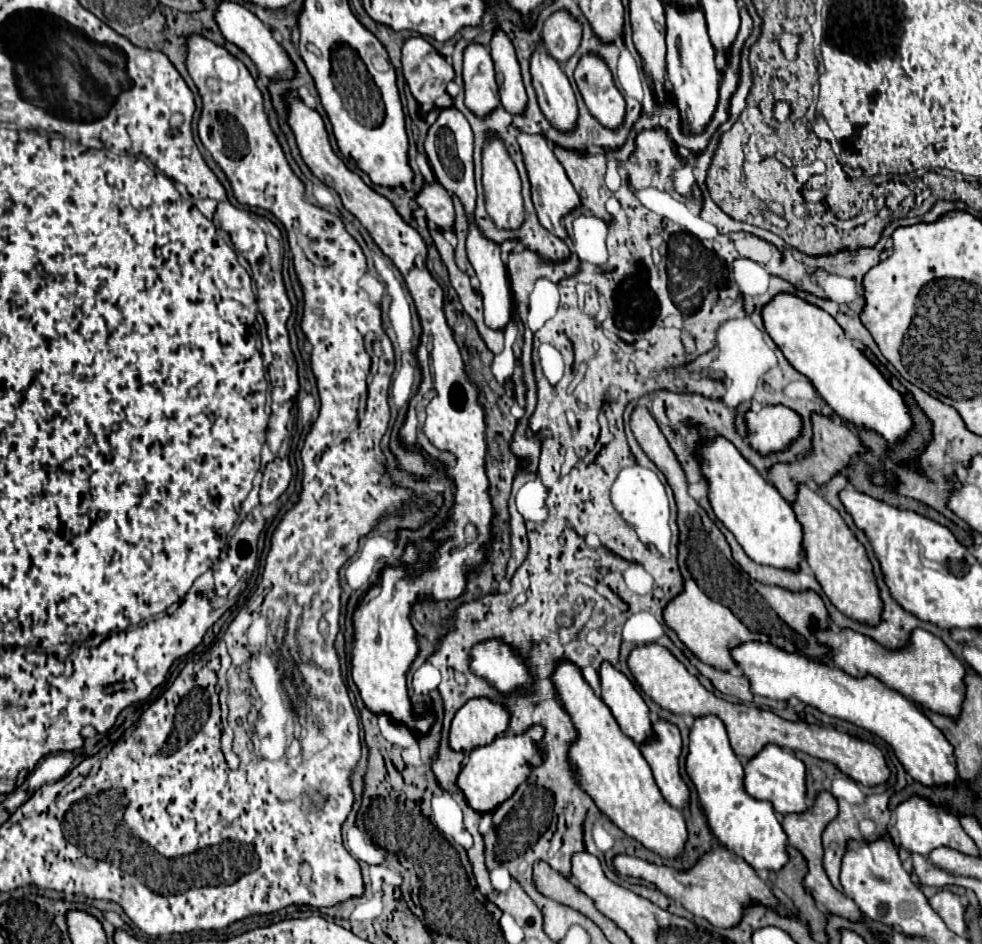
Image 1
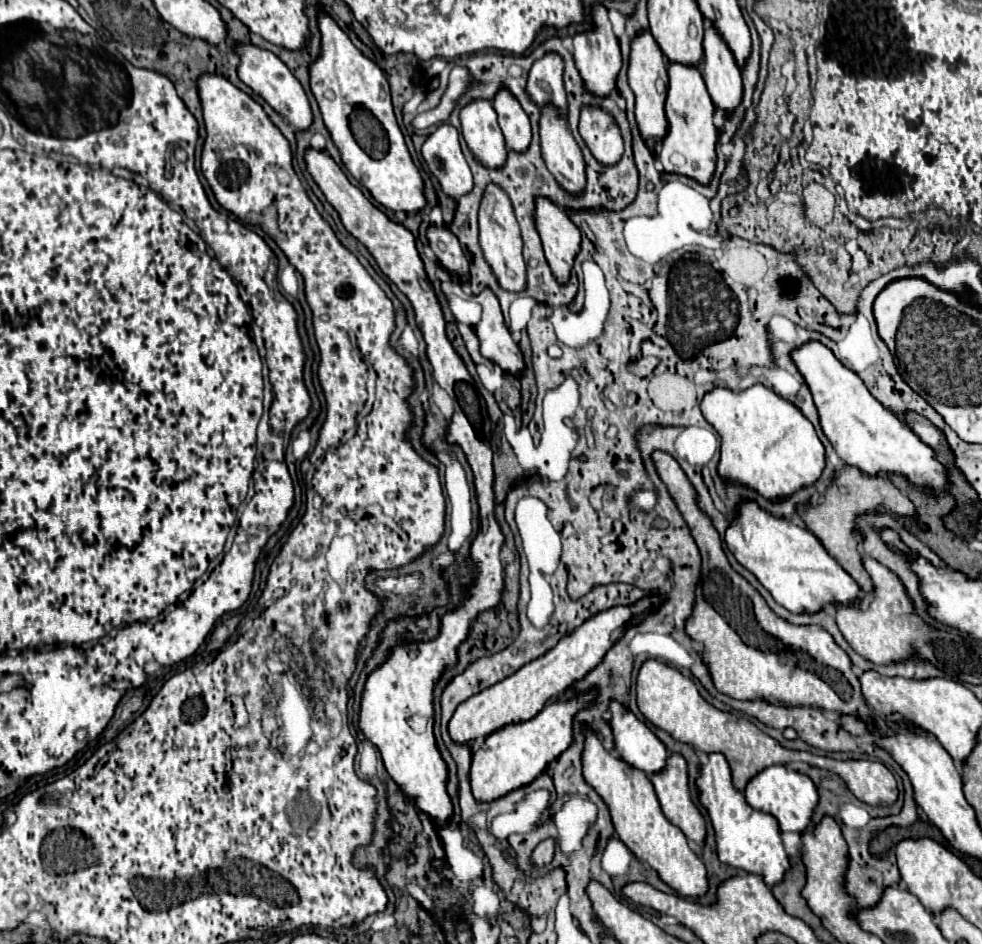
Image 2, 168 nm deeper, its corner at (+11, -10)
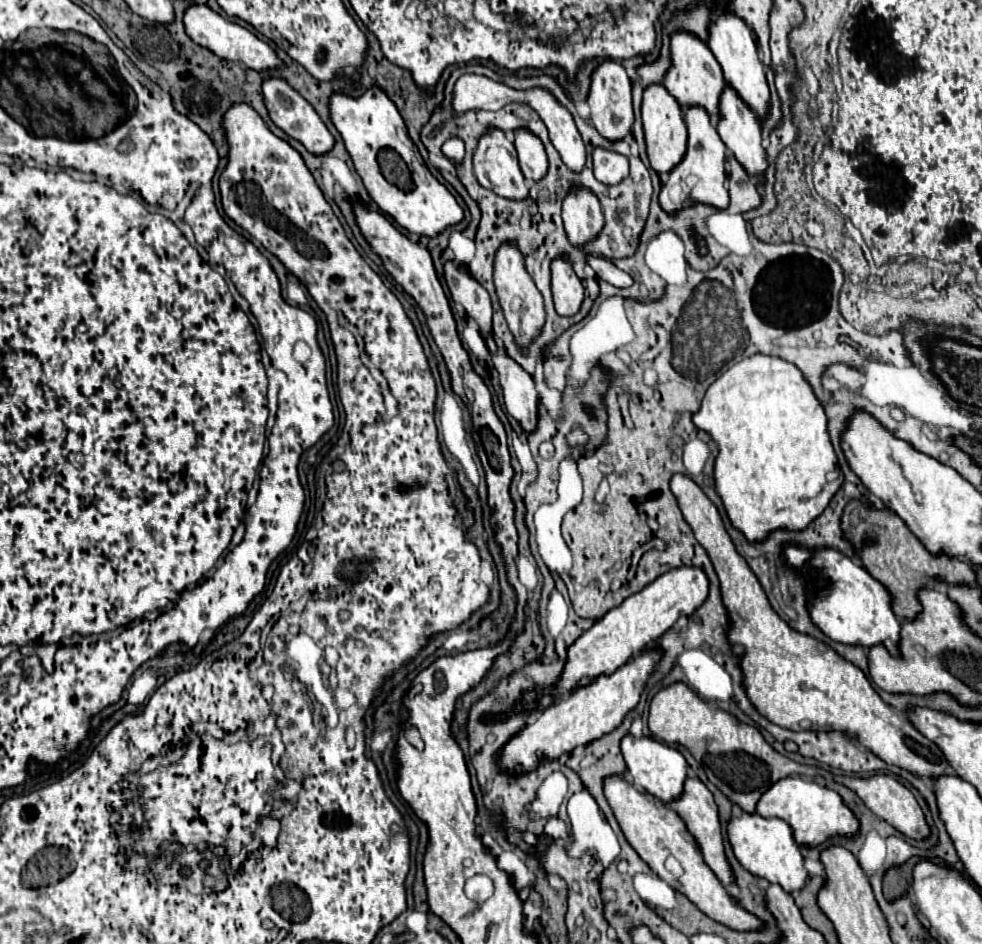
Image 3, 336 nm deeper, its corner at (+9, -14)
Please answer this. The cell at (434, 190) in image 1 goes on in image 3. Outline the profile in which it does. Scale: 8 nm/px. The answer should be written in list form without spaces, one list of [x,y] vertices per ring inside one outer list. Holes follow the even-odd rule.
[[[446,262],[446,282],[454,302],[458,302],[466,314],[478,324],[480,336],[484,340],[492,338],[492,302],[488,292],[468,274],[456,268],[454,262]]]

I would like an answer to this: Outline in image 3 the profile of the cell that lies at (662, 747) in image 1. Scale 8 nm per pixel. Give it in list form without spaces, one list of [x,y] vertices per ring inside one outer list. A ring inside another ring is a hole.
[[[688,778],[686,786],[684,786],[684,794],[682,798],[678,798],[676,802],[670,804],[678,816],[686,822],[690,834],[696,838],[702,856],[706,860],[706,864],[710,866],[710,870],[720,878],[720,882],[724,886],[734,886],[736,884],[736,876],[732,866],[726,862],[726,852],[724,852],[724,838],[722,838],[722,826],[720,826],[720,814],[718,814],[718,806],[714,802],[714,796],[710,794],[710,790],[696,778]]]

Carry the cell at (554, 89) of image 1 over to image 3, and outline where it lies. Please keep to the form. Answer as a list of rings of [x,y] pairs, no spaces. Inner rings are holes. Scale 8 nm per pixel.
[[[576,188],[564,198],[562,206],[564,230],[574,248],[596,240],[604,228],[604,214],[598,198],[586,188]]]

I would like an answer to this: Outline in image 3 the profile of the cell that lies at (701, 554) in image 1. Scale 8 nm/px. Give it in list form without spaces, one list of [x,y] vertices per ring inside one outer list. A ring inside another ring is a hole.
[[[676,474],[670,480],[670,488],[680,504],[684,520],[694,530],[696,540],[704,546],[704,550],[708,550],[720,578],[724,604],[730,618],[734,618],[730,642],[746,648],[742,654],[744,686],[756,710],[770,722],[788,730],[842,732],[848,738],[856,738],[856,742],[886,764],[894,764],[916,776],[936,780],[938,776],[954,774],[942,750],[922,736],[904,712],[888,706],[858,666],[850,666],[850,662],[836,654],[828,644],[810,638],[808,634],[790,630],[790,626],[786,626],[786,622],[770,610],[770,602],[766,602],[766,594],[758,584],[758,578],[746,560],[736,552],[716,506],[706,498],[700,486],[690,478]]]

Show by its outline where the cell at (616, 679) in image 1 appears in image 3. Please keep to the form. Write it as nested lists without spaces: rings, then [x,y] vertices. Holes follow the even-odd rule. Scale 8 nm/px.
[[[626,736],[622,740],[622,754],[624,760],[628,764],[628,772],[632,776],[632,784],[638,790],[646,790],[648,794],[652,794],[654,798],[670,804],[674,800],[678,800],[684,792],[684,782],[688,776],[688,762],[686,758],[676,750],[666,746],[664,742],[654,742],[652,738],[634,738],[634,736]]]

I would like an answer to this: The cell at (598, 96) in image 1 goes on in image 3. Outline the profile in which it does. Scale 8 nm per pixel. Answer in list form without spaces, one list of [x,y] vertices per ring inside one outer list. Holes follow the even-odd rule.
[[[596,148],[594,154],[594,176],[598,182],[606,186],[620,184],[628,174],[628,158],[622,154],[614,154],[604,148]]]

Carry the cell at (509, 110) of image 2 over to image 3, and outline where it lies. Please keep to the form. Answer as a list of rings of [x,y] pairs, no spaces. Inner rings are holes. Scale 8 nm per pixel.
[[[518,130],[516,150],[518,150],[524,178],[532,182],[542,180],[548,172],[548,158],[546,158],[542,142],[538,142],[538,138],[534,138],[534,134],[530,134],[528,130]]]

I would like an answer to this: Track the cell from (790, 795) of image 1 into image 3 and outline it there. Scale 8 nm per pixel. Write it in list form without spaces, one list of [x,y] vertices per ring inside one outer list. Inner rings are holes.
[[[796,776],[782,778],[770,790],[766,790],[766,794],[762,794],[758,802],[758,814],[764,818],[786,820],[794,830],[796,842],[810,848],[828,842],[832,836],[846,836],[854,840],[860,830],[858,816],[844,804],[838,792]]]

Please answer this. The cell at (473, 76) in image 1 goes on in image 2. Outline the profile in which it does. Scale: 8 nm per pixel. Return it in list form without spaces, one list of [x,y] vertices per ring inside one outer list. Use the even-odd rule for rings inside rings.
[[[474,98],[460,110],[460,122],[462,136],[472,154],[488,168],[504,166],[506,144],[490,100]]]

